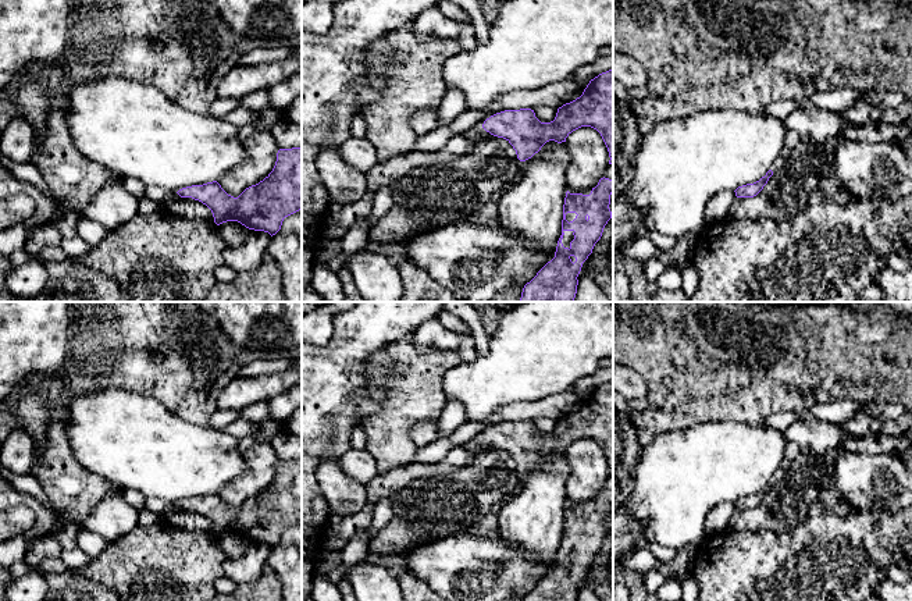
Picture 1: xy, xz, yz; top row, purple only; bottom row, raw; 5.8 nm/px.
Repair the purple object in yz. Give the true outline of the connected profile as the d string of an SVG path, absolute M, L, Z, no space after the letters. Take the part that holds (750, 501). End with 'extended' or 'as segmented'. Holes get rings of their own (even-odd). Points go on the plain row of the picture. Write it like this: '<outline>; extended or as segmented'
M769 481L765 488L762 488L759 492L754 495L747 495L742 498L738 498L734 504L737 509L754 509L756 508L763 498L767 495L769 490L773 487L773 483Z; as segmented

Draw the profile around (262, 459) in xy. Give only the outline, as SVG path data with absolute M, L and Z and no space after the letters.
M253 437L241 438L239 449L247 463L247 472L221 487L217 492L234 509L268 488L279 462L271 444L259 442Z

